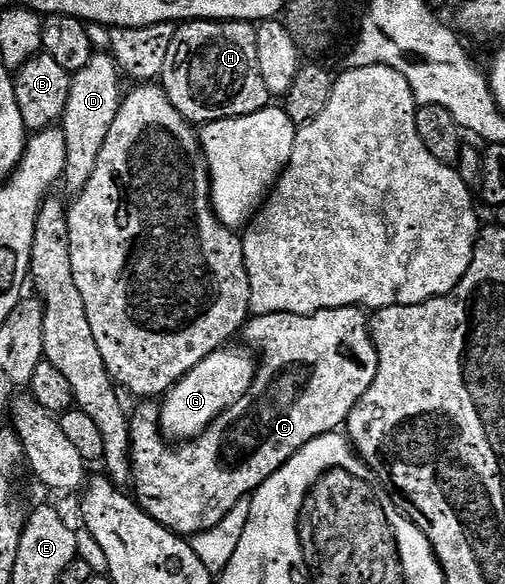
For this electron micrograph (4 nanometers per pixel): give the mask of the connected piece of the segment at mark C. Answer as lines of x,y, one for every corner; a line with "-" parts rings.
355,305
342,307
341,309
323,309
310,315
261,313
253,316
245,324
242,330
242,337
245,337
253,345
253,347
251,346
253,350
260,349
261,355
264,356
262,358
259,353
260,358
256,377
253,379
249,390
238,398
224,413
214,418
199,437
193,440
185,440
183,443
177,445
169,443
161,432
161,406
156,403
137,404
130,416
132,430
128,438
132,440
132,481
134,482
134,486
136,485
136,493
134,492
135,500
155,521
162,523
162,527
166,527
172,533
180,534
185,539
191,539
197,533
205,533
214,527
218,527
218,523
222,523
222,519
226,519
227,513
238,504
238,499
251,497
258,487
262,487
262,483
266,483
266,479
270,479
270,475
274,475
290,458
298,455
298,451
302,451
302,447
306,447
306,443
310,443
327,433
337,432
347,422
350,411
354,411
354,407
360,402
362,395
366,395
366,391
374,383
374,375
378,371
378,363
380,362
376,345
372,341
369,314

